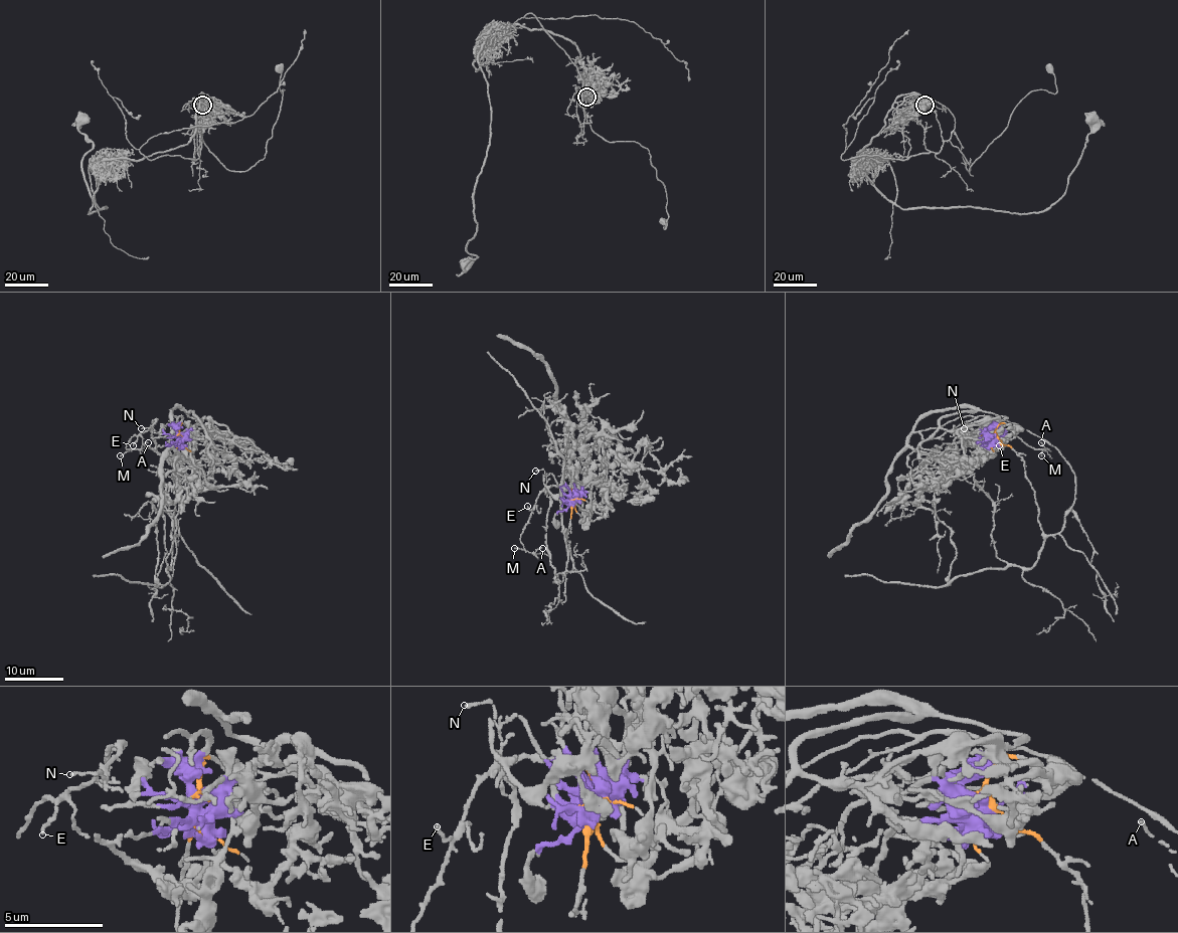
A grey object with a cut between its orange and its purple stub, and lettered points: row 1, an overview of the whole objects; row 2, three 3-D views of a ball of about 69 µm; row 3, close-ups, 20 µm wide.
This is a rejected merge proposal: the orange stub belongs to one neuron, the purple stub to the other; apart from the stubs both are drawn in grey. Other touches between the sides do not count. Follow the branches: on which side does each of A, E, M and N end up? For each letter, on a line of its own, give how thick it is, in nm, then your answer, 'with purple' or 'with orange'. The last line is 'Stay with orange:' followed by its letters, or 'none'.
A: 120 nm | with orange
E: 140 nm | with orange
M: 120 nm | with orange
N: 140 nm | with orange
Stay with orange: A, E, M, N

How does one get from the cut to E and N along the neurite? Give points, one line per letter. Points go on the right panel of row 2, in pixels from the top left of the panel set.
E: (995, 438), (1024, 461), (1039, 529), (1058, 533), (1074, 500), (1070, 464), (990, 419), (983, 428), (999, 445)
N: (995, 438), (1024, 461), (1039, 529), (1058, 533), (1076, 488), (1064, 457), (1006, 420), (964, 428)

